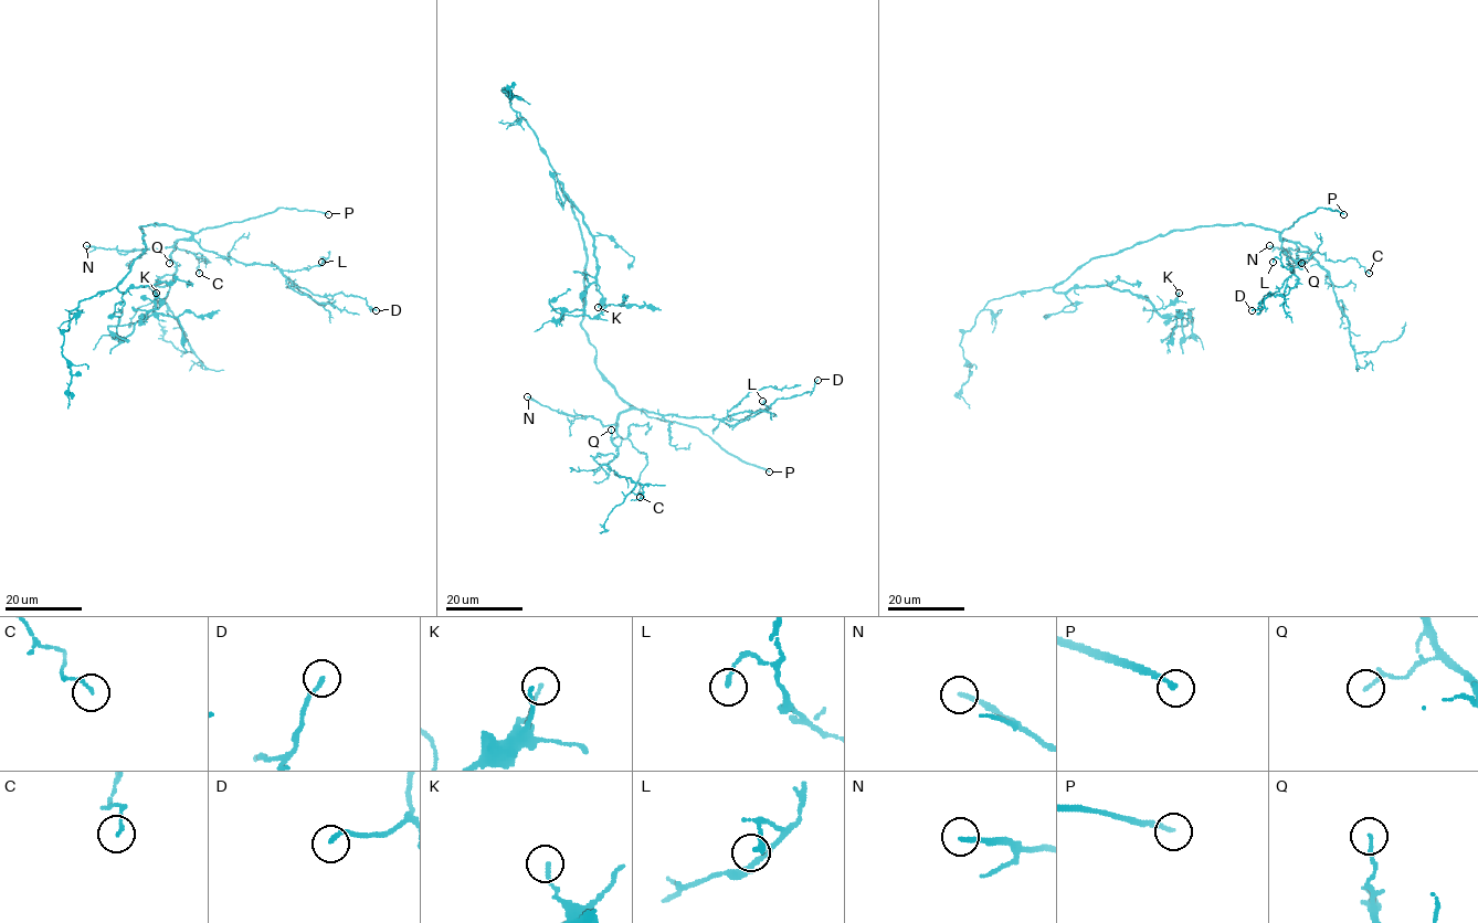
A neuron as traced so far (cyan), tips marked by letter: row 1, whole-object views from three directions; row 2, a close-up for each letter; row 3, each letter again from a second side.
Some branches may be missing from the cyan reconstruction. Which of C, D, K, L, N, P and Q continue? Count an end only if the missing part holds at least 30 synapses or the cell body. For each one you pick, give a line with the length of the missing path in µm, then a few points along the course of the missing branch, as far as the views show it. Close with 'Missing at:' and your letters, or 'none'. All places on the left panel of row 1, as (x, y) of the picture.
N: Missing length about 40 µm. Course of what is missing: (86, 245), (75, 250), (57, 243), (41, 244), (25, 240), (7, 244)
P: Missing length about 100 µm
Missing at: N, P

